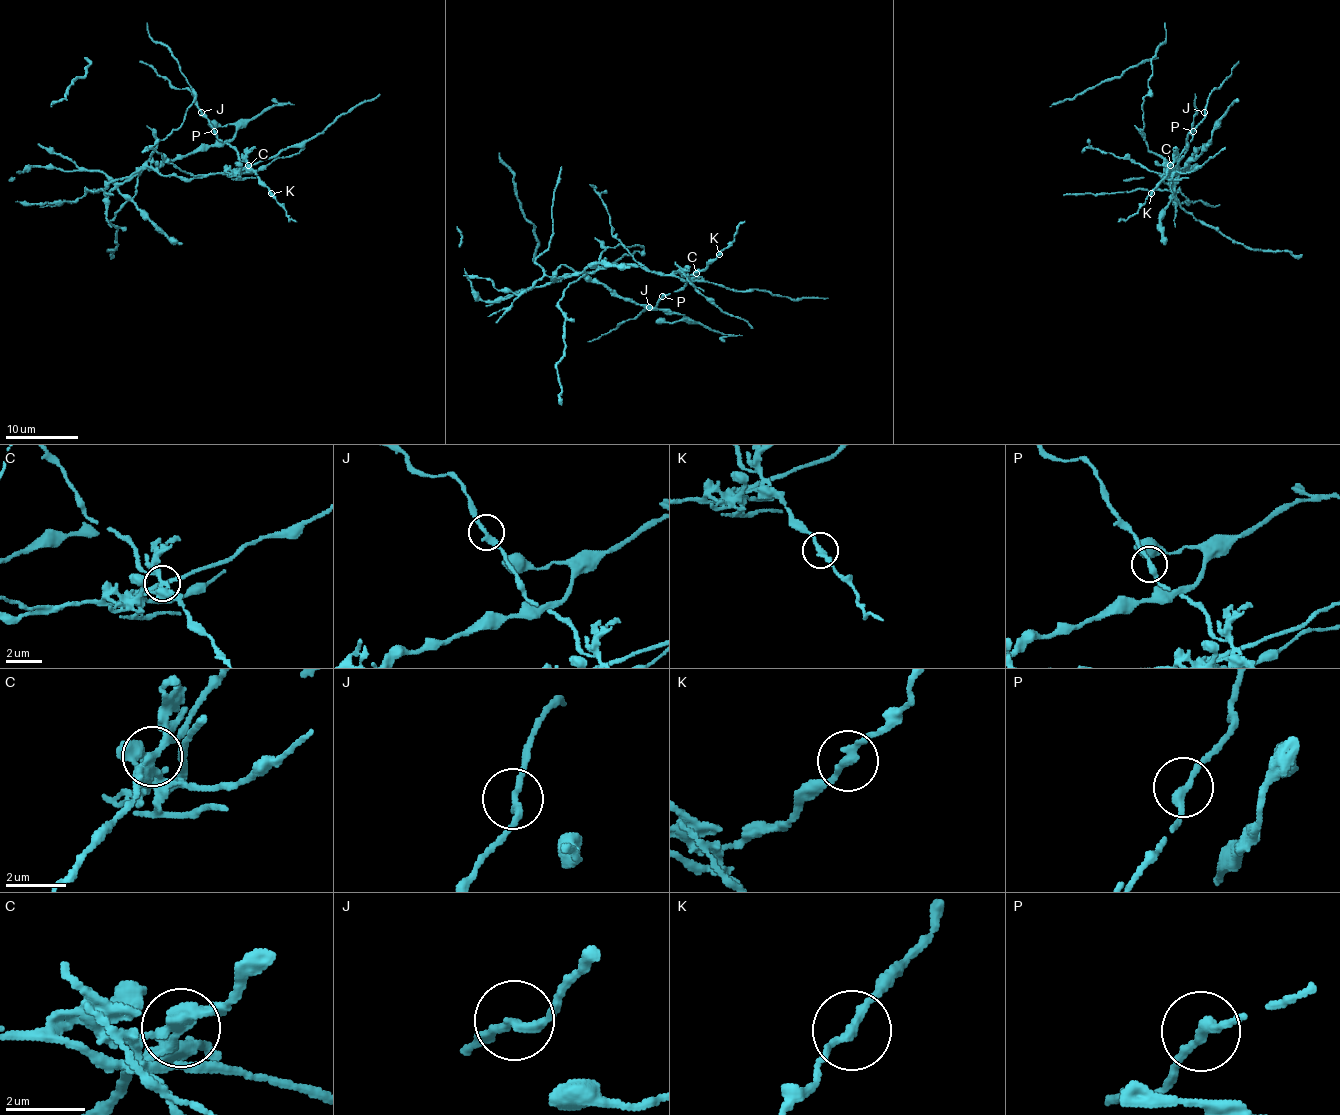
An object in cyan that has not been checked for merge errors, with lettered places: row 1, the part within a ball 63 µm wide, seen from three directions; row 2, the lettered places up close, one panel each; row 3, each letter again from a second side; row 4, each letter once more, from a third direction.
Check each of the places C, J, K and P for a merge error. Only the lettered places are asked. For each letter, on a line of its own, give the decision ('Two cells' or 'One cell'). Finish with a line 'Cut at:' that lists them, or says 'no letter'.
C: Two cells
J: One cell
K: Two cells
P: One cell
Cut at: C, K

